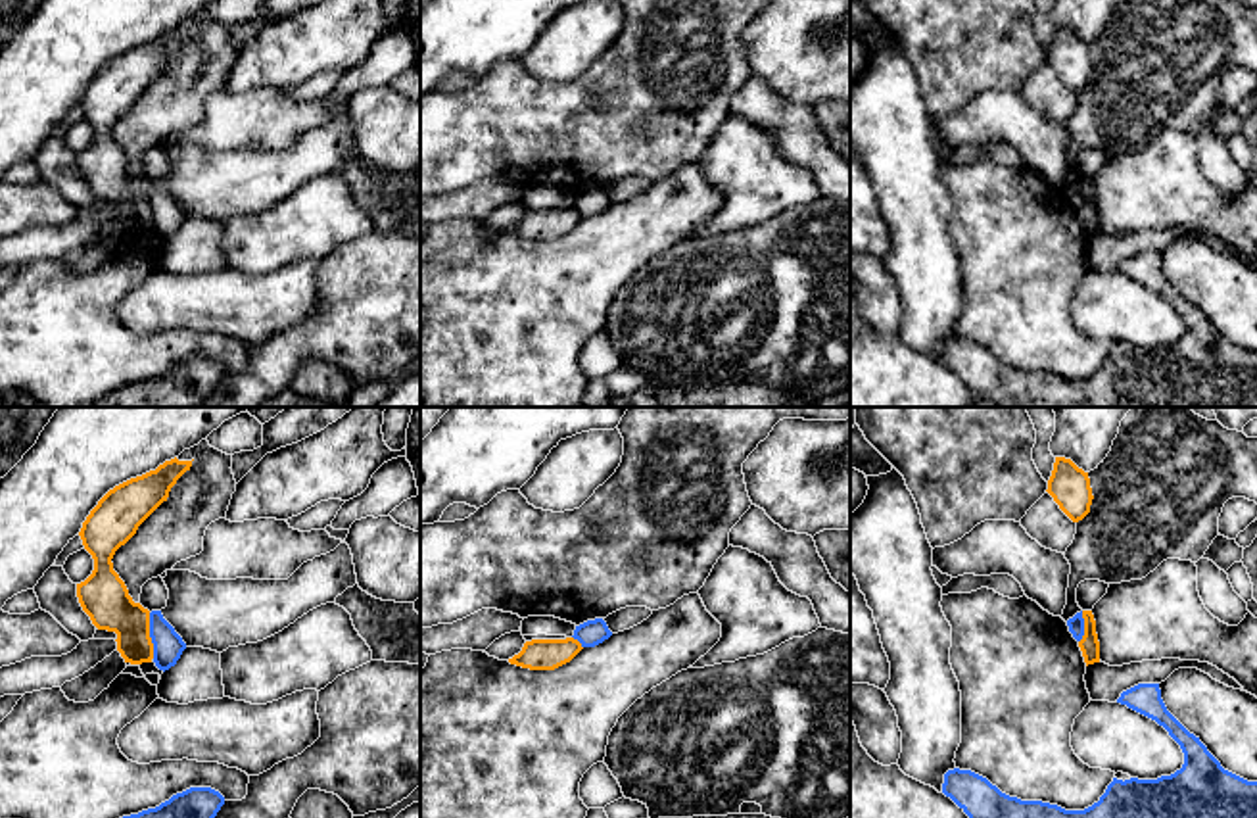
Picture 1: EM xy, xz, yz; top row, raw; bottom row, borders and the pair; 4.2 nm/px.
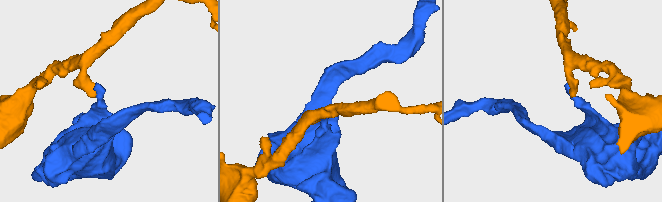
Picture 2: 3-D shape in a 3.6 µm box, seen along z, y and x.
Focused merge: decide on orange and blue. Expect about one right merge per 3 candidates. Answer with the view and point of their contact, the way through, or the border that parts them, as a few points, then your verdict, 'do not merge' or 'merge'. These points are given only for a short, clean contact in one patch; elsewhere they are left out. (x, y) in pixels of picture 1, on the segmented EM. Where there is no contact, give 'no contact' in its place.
xy (148, 636) | along xy (148, 613), (148, 636), (154, 657) | do not merge

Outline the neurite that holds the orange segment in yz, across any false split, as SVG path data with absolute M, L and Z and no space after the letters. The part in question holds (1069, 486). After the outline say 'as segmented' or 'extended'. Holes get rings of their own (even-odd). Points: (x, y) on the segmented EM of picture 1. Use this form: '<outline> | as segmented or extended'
M1055 457L1046 492L1073 522L1082 520L1090 513L1094 495L1088 472L1071 459Z | as segmented

